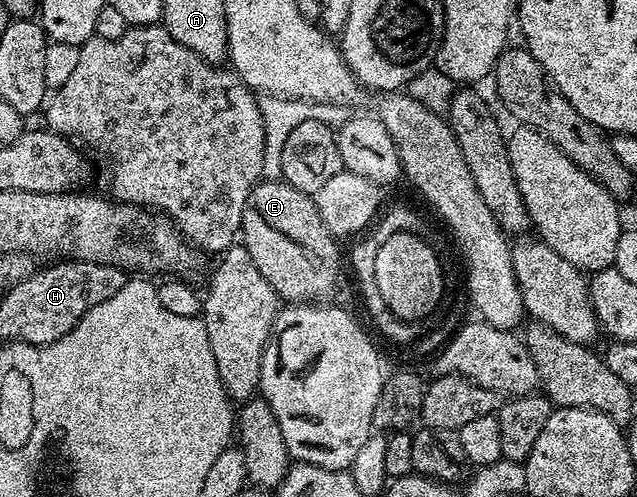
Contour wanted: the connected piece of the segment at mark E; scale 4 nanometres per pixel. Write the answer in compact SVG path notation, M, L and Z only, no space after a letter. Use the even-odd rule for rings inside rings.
M261 180L257 182L256 187L252 189L250 196L246 200L244 215L240 221L240 229L242 231L242 245L246 248L246 252L250 252L250 260L254 260L254 265L258 267L258 272L262 272L262 276L266 276L266 284L270 284L270 288L274 288L277 299L283 300L288 304L295 304L297 302L316 304L321 300L327 299L324 297L335 288L336 277L340 274L340 250L336 247L337 239L326 228L322 216L318 216L318 208L313 195L306 192L298 192L298 188L294 188L289 182L283 180Z

